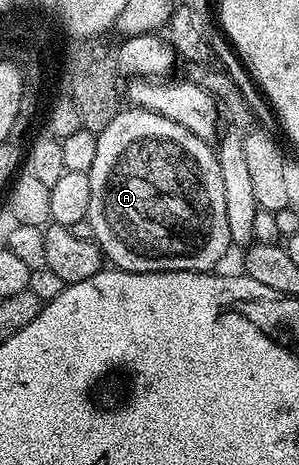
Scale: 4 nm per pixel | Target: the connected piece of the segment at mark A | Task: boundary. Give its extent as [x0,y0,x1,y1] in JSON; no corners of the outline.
[87,106,233,272]

